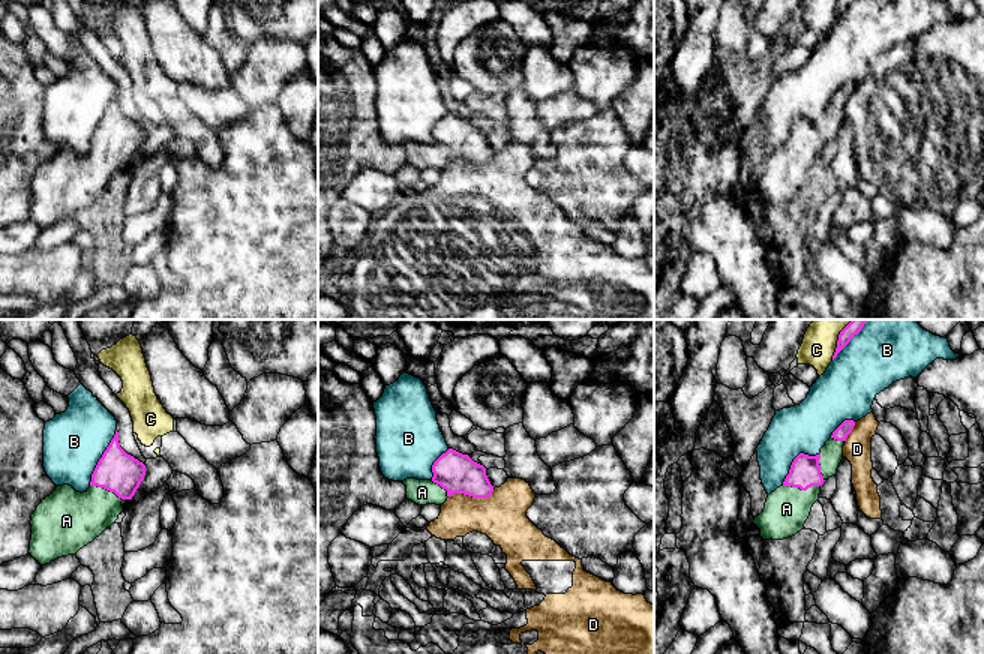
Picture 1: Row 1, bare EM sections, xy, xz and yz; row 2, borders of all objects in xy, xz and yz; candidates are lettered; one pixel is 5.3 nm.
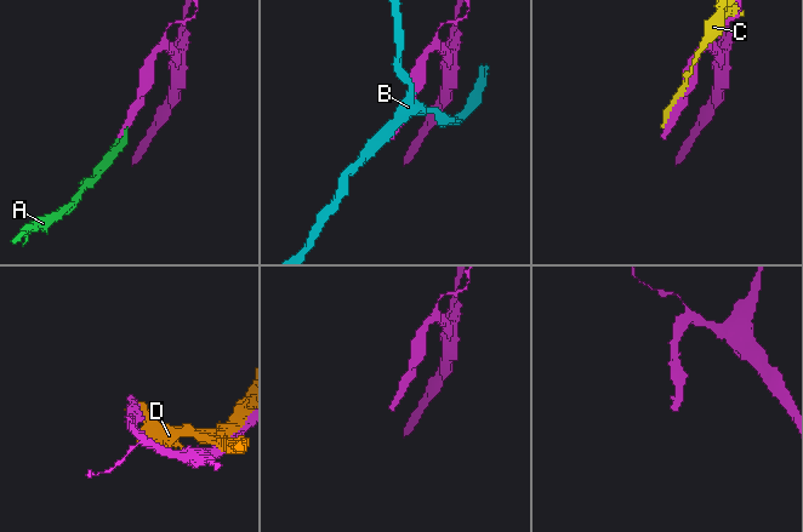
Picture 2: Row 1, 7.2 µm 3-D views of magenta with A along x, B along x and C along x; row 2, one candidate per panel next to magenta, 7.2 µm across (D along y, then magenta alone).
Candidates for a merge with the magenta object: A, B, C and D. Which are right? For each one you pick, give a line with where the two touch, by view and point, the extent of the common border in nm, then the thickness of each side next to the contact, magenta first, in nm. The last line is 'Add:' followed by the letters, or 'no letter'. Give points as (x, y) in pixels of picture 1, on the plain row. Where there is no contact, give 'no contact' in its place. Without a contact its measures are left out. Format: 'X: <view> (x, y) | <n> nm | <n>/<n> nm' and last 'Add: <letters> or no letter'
A: yz (801, 153) | 200 nm | 160/240 nm
Add: A

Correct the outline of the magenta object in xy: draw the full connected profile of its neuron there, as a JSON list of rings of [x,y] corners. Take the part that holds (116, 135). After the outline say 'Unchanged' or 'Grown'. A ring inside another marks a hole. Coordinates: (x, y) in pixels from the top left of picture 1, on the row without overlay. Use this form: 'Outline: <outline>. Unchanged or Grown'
Outline: [[[116,94],[86,156],[57,150],[36,171],[28,218],[40,230],[76,219],[118,183],[124,176],[122,165],[132,164],[144,140],[146,129],[120,111]]]. Grown

